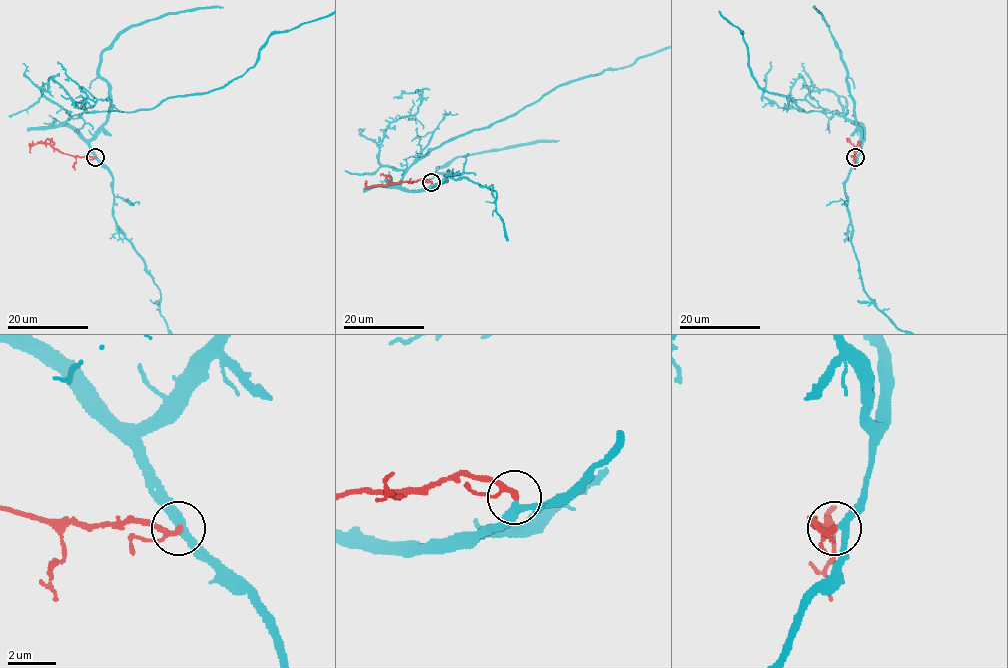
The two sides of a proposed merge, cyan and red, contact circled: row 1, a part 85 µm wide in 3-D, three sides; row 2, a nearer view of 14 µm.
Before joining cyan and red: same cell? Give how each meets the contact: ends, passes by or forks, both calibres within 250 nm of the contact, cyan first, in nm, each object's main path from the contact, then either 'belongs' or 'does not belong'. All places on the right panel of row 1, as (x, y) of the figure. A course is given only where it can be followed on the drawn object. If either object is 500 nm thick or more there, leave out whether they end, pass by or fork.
cyan passes by | red passes by | 320/180 nm | cyan via (856, 156), (861, 124), (805, 112), (753, 78), (741, 32), (717, 7) | red via (856, 157), (852, 156), (859, 143), (854, 152) | belongs

